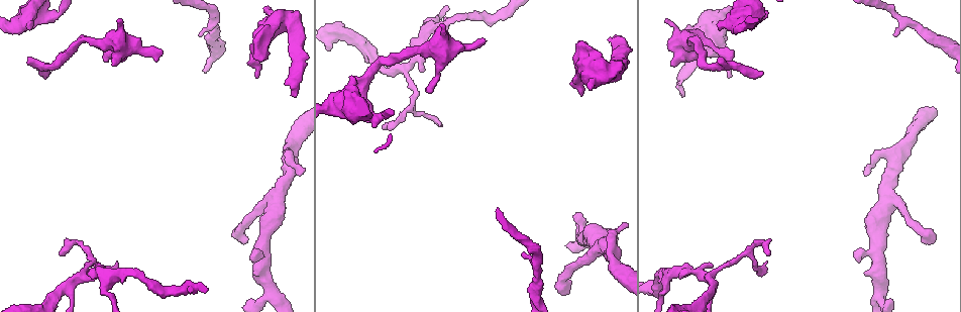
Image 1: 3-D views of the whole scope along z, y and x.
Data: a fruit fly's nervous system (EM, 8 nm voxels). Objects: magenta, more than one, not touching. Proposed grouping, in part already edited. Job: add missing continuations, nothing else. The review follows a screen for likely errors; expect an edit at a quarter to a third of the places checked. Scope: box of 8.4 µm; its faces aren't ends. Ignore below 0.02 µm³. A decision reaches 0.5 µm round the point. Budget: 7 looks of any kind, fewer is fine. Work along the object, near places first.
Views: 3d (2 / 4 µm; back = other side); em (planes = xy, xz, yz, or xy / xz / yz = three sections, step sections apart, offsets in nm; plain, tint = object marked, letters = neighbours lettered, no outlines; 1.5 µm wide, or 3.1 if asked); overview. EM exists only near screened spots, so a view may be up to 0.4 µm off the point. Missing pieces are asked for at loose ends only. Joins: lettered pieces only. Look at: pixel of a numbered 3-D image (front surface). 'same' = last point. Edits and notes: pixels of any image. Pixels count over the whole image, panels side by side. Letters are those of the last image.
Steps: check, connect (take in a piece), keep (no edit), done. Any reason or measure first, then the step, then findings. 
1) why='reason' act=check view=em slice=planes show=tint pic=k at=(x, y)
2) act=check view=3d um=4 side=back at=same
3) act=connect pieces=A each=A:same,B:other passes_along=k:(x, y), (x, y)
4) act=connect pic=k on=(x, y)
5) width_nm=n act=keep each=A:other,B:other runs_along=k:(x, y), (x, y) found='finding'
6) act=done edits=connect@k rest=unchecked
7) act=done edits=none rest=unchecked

why='an open end' act=check view=em slice=xy step=4 show=letters pic=1 at=(763, 73)

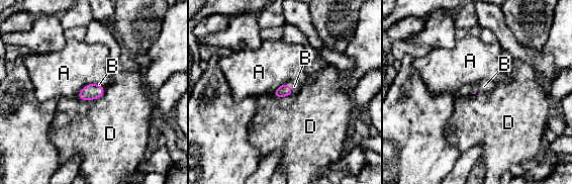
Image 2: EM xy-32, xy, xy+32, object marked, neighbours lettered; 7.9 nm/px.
why='cut it another way' act=check view=em slice=planes show=letters at=same

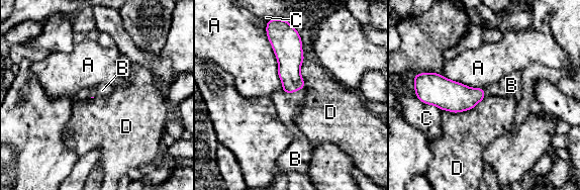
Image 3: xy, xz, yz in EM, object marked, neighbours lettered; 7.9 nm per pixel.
act=connect pieces=B each=A:other,B:same,C:other,D:other found='it goes on there'

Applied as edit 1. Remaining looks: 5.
why='branch stops here' act=check view=em slice=planes show=letters pic=1 at=(161, 49)

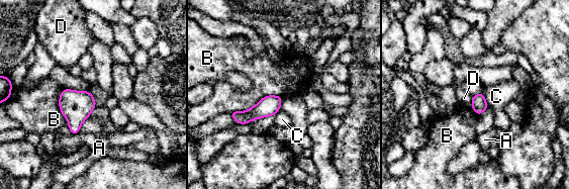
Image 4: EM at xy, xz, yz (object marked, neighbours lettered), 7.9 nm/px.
act=keep each=A:other,B:other,C:other,D:other border=4:(470, 97), (472, 107) found='none of them fits'

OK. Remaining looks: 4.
why='stops while still wide' act=check view=3d um=2 pic=1 at=(253, 261)

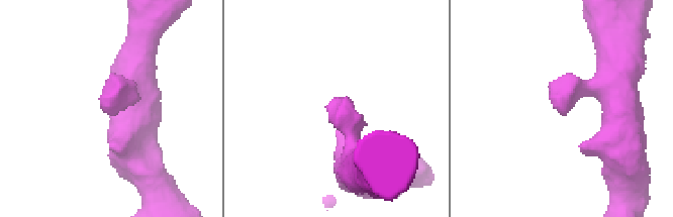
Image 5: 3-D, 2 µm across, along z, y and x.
why='now the EM' act=check view=em slice=yz step=8 show=letters pic=5 at=(335, 108)

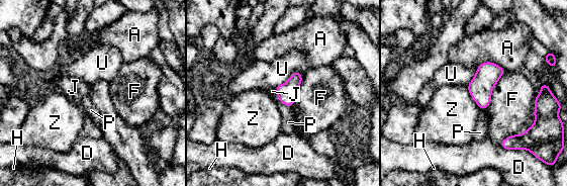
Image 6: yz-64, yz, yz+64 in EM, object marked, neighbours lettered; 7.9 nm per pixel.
why='cut it another way' act=check view=em slice=planes show=letters at=same

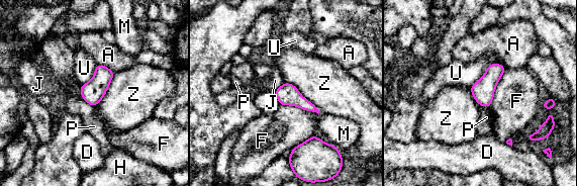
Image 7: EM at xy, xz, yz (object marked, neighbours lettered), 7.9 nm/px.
act=keep each=A:other,D:other,F:other,H:other,J:other,M:other,P:other,U:other,Z:other border=7:(284, 82), (274, 91) found='none of them fits'

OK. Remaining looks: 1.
act=done edits=connect@3 rest=unchecked

